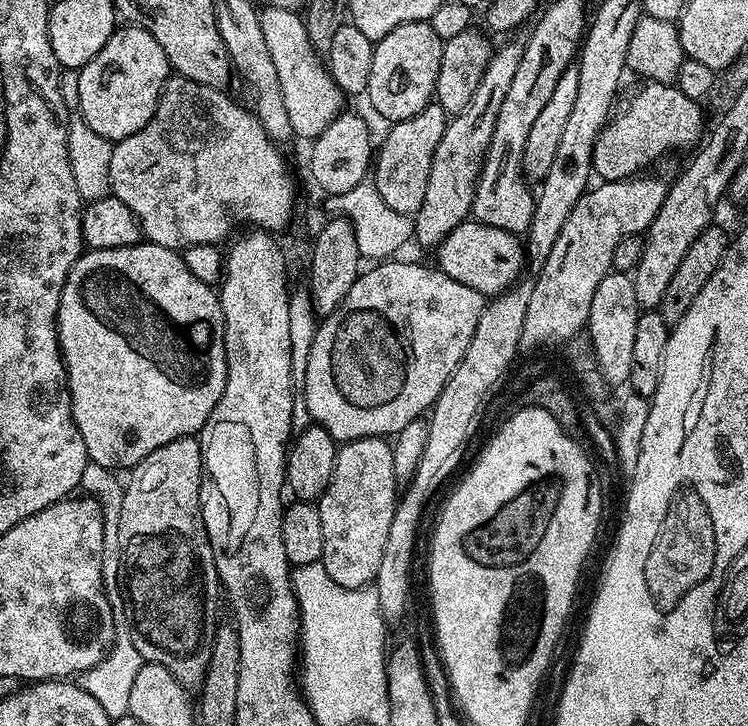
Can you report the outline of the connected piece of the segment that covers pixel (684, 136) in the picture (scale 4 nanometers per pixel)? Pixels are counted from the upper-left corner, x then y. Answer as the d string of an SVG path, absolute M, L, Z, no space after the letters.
M649 80L640 85L642 85L641 88L625 102L624 109L620 113L617 111L611 117L594 142L592 171L597 177L600 176L601 181L626 180L630 176L643 173L645 170L651 169L648 167L667 152L674 152L682 148L695 149L705 135L704 112L697 101L686 98L686 94L682 94L682 90L678 90L671 84L659 84Z

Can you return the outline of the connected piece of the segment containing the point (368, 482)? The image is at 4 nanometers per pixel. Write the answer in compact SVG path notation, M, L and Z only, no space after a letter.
M379 436L341 443L336 450L334 474L318 501L322 518L320 563L326 574L347 588L366 588L375 581L382 550L398 499L392 444Z

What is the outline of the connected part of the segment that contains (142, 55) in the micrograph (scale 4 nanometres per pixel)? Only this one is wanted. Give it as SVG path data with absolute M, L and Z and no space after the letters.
M120 26L113 32L110 42L98 50L94 58L90 58L88 65L78 72L78 114L82 117L86 126L90 130L102 134L102 138L113 142L125 140L130 134L142 130L146 122L154 114L158 106L160 92L164 88L164 83L168 81L170 69L166 50L158 46L158 38L150 34L144 28L139 26Z

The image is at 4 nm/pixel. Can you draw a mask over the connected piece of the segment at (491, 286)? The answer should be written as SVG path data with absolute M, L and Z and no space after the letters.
M471 218L454 226L434 255L441 272L454 278L454 282L462 282L462 286L470 286L470 290L478 290L485 298L498 296L512 287L521 279L520 271L526 268L526 248L517 233L498 230Z

